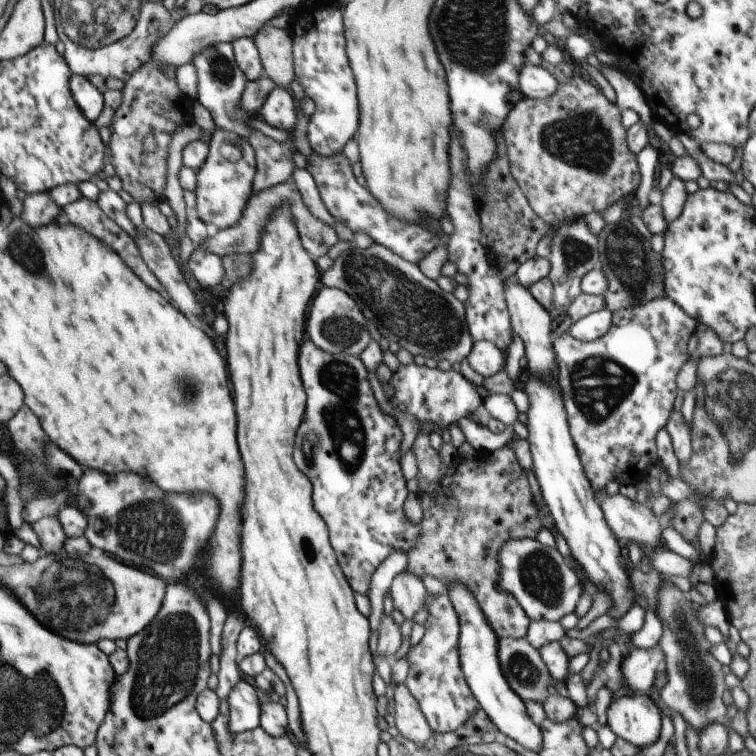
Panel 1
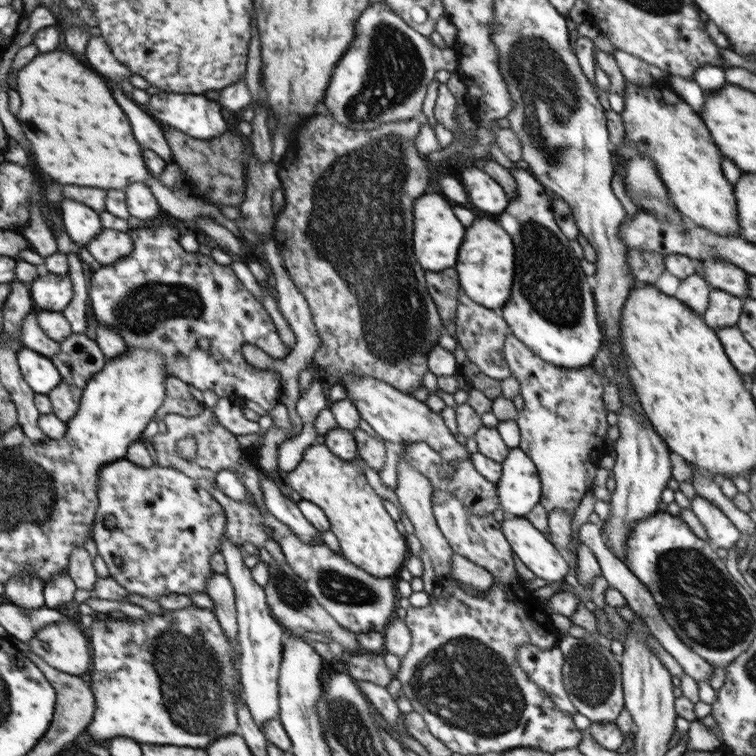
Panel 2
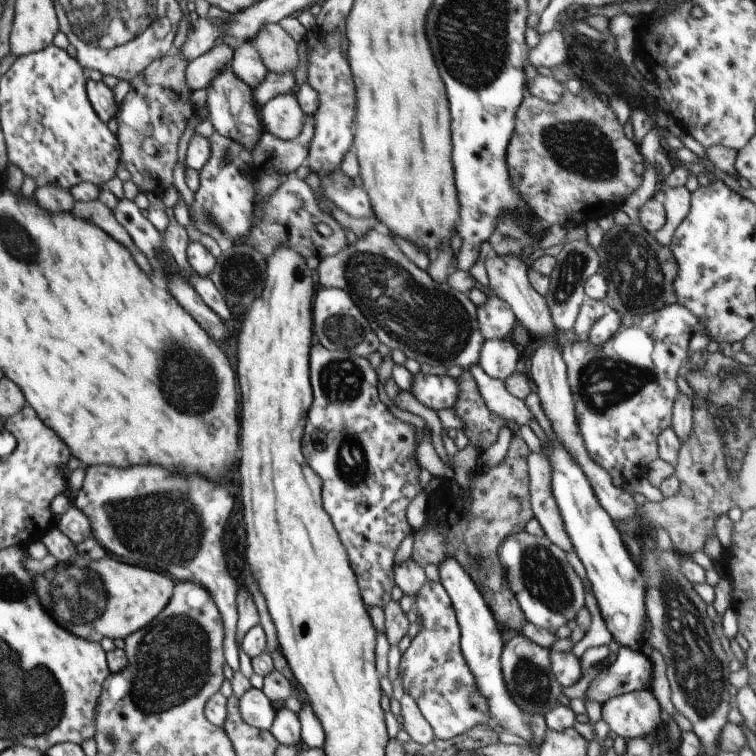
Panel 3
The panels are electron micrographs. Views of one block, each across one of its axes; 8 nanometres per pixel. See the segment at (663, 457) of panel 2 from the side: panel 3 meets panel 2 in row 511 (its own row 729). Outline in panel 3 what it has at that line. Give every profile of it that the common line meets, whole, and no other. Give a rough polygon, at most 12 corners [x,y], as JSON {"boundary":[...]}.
{"boundary":[[650,689],[602,705],[602,719],[626,742],[662,726]]}

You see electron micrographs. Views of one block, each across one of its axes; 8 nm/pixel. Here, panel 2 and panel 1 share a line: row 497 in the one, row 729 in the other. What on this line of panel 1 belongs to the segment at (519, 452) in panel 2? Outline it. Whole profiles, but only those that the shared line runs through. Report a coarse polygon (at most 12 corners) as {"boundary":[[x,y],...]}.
{"boundary":[[461,583],[458,614],[465,682],[497,730],[540,753],[543,737],[498,661],[499,639]]}

